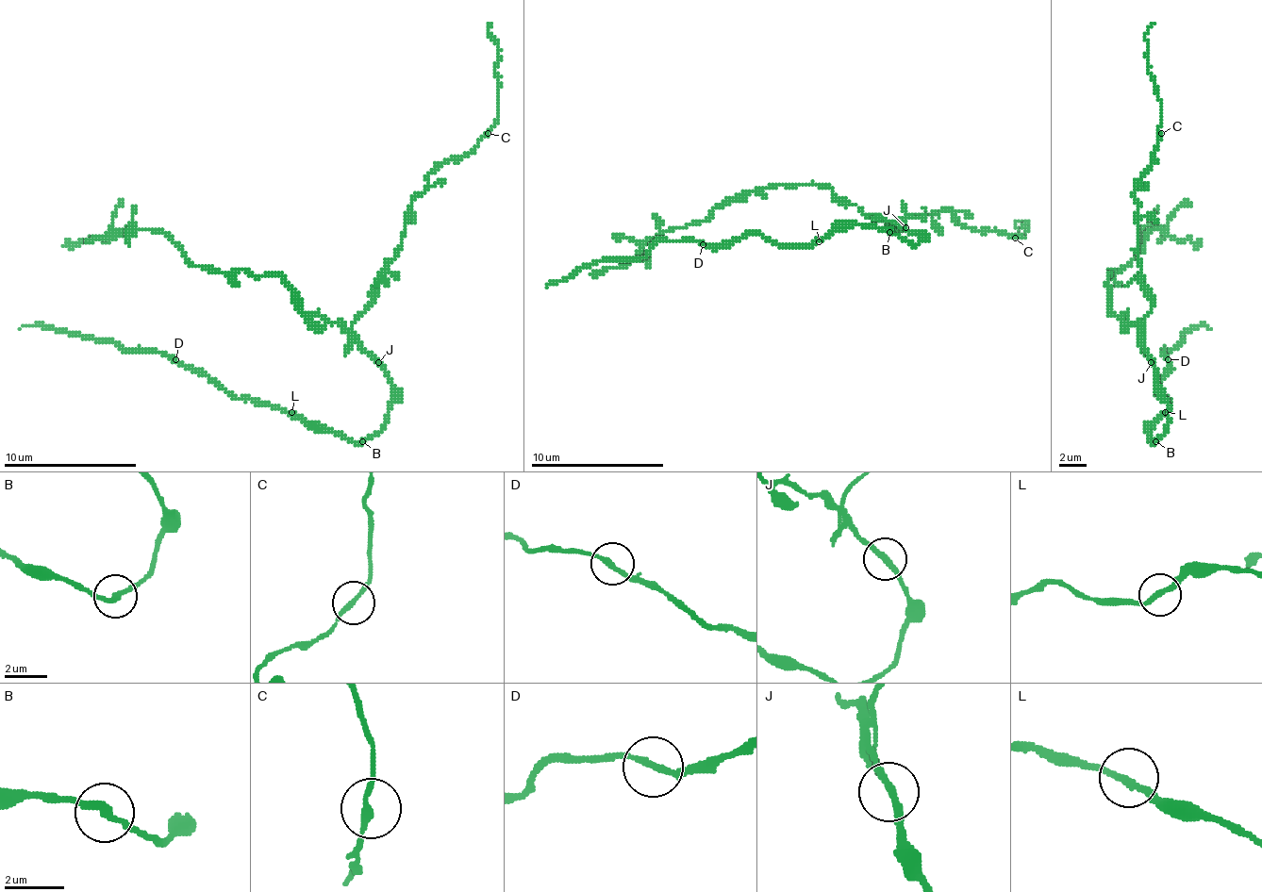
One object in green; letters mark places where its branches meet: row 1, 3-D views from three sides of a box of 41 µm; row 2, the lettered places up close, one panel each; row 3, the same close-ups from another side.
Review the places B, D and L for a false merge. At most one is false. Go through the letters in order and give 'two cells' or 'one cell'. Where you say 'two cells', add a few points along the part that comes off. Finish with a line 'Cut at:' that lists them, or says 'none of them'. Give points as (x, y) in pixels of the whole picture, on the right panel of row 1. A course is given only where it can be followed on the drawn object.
B: two cells | (1154, 442), (1168, 429), (1144, 346), (1151, 289), (1135, 200), (1161, 116), (1144, 37), (1154, 24)
D: one cell
L: one cell
Cut at: B

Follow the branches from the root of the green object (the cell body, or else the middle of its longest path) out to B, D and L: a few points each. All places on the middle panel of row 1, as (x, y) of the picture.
B: (919, 238), (916, 244), (909, 244), (888, 231)
D: (919, 238), (909, 244), (866, 224), (842, 224), (809, 244), (779, 244), (759, 235), (703, 244)
L: (919, 238), (916, 244), (909, 244), (895, 235), (866, 224), (836, 224), (819, 241)

